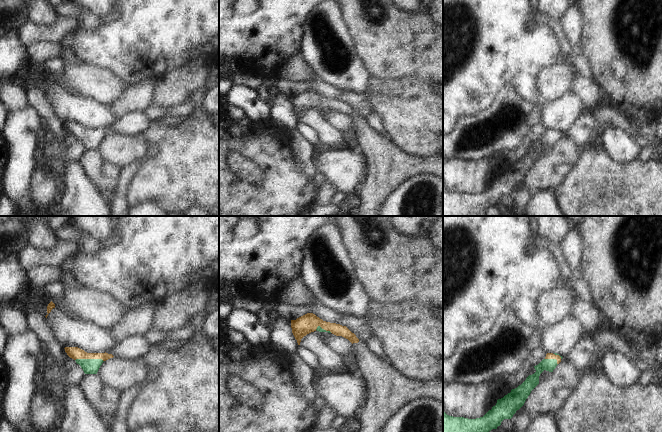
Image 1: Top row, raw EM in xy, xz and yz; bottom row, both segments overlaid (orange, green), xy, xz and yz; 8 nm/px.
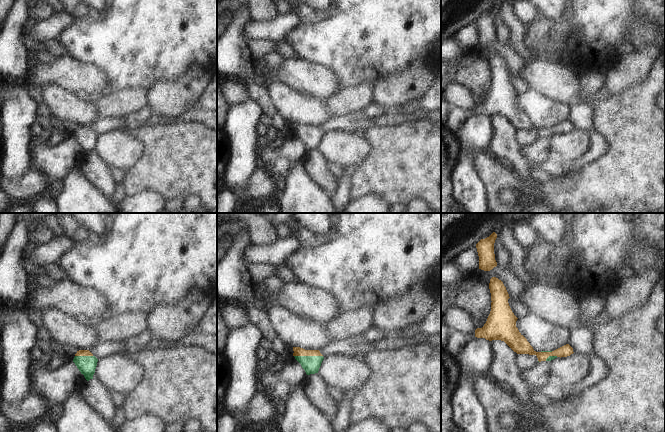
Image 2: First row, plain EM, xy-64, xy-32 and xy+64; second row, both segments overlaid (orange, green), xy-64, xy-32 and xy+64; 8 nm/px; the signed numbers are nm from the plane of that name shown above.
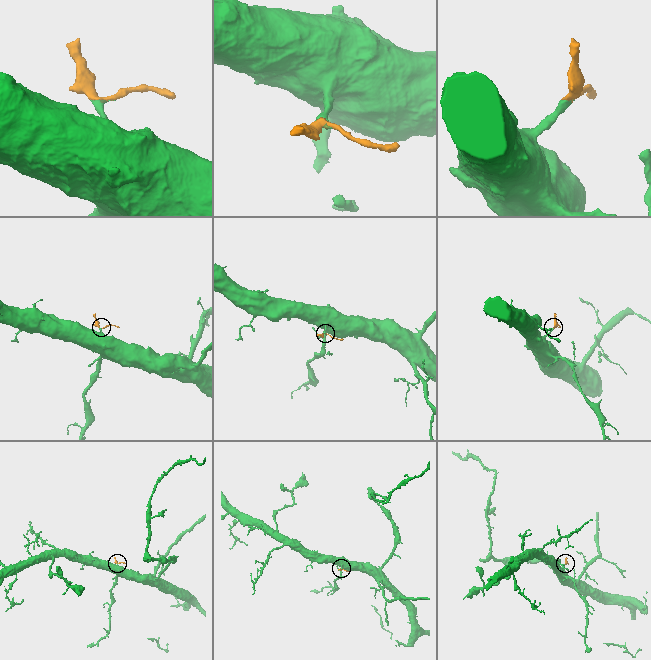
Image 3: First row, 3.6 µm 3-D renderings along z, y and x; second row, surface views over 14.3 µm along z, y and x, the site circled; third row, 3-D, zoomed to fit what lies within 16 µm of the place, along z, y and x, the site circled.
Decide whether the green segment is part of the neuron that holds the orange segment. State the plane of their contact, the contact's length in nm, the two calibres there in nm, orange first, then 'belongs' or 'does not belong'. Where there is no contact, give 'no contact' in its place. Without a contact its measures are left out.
xy | 240 nm | 100/130 nm | belongs

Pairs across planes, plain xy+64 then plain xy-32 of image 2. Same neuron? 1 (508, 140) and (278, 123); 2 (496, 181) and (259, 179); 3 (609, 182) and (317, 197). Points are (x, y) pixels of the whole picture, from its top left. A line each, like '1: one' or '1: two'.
1: one
2: one
3: two

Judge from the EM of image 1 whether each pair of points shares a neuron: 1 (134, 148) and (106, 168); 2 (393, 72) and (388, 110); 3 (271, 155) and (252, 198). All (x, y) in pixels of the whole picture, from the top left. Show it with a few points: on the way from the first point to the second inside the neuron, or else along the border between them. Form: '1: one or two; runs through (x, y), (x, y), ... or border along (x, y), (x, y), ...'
1: two; border along (103, 161), (110, 162), (120, 168)
2: two; border along (415, 78), (390, 79)
3: one; runs through (271, 166), (271, 179), (263, 187)

